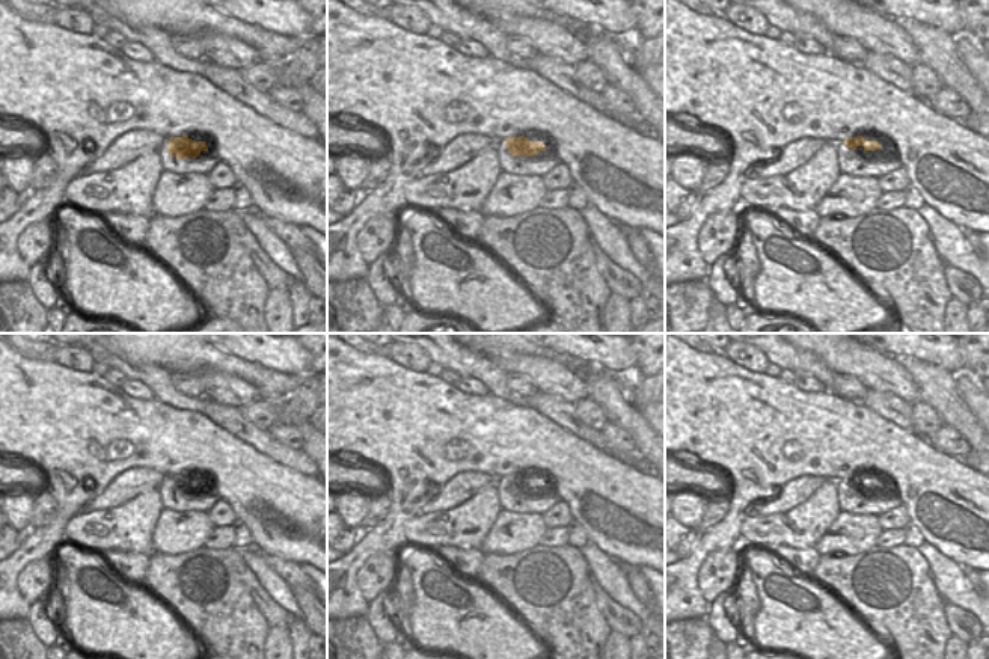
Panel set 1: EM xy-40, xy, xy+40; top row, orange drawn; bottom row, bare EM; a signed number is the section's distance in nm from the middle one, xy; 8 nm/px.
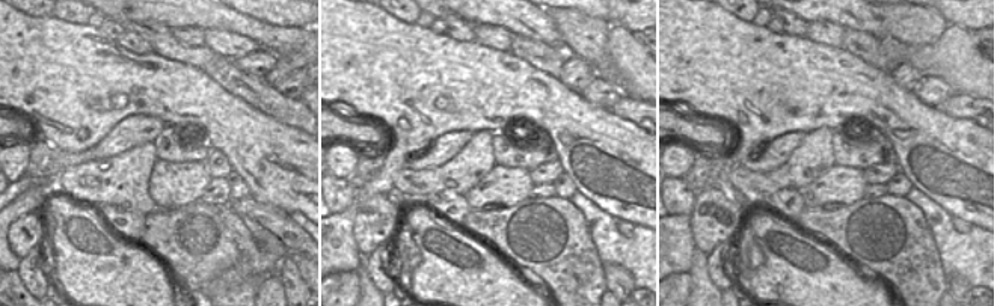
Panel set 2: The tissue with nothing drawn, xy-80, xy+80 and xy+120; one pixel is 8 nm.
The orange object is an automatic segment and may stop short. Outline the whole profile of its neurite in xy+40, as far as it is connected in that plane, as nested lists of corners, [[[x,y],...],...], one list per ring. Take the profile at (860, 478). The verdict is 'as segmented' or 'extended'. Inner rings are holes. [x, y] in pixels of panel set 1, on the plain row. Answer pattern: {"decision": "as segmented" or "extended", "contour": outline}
{"decision": "extended", "contour": [[[862,474],[835,481],[841,511],[858,516],[880,516],[902,505],[891,481],[870,480]]]}

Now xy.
{"decision": "extended", "contour": [[[525,474],[499,477],[496,489],[501,508],[507,511],[544,514],[559,502],[552,492],[547,495],[538,493],[540,489],[546,489],[544,478],[532,480]]]}

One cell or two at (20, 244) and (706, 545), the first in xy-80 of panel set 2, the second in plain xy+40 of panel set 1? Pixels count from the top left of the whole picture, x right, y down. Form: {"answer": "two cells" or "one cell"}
{"answer": "two cells"}

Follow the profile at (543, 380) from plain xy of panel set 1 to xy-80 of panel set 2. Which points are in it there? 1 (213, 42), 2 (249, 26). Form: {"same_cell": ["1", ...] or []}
{"same_cell": ["1"]}

